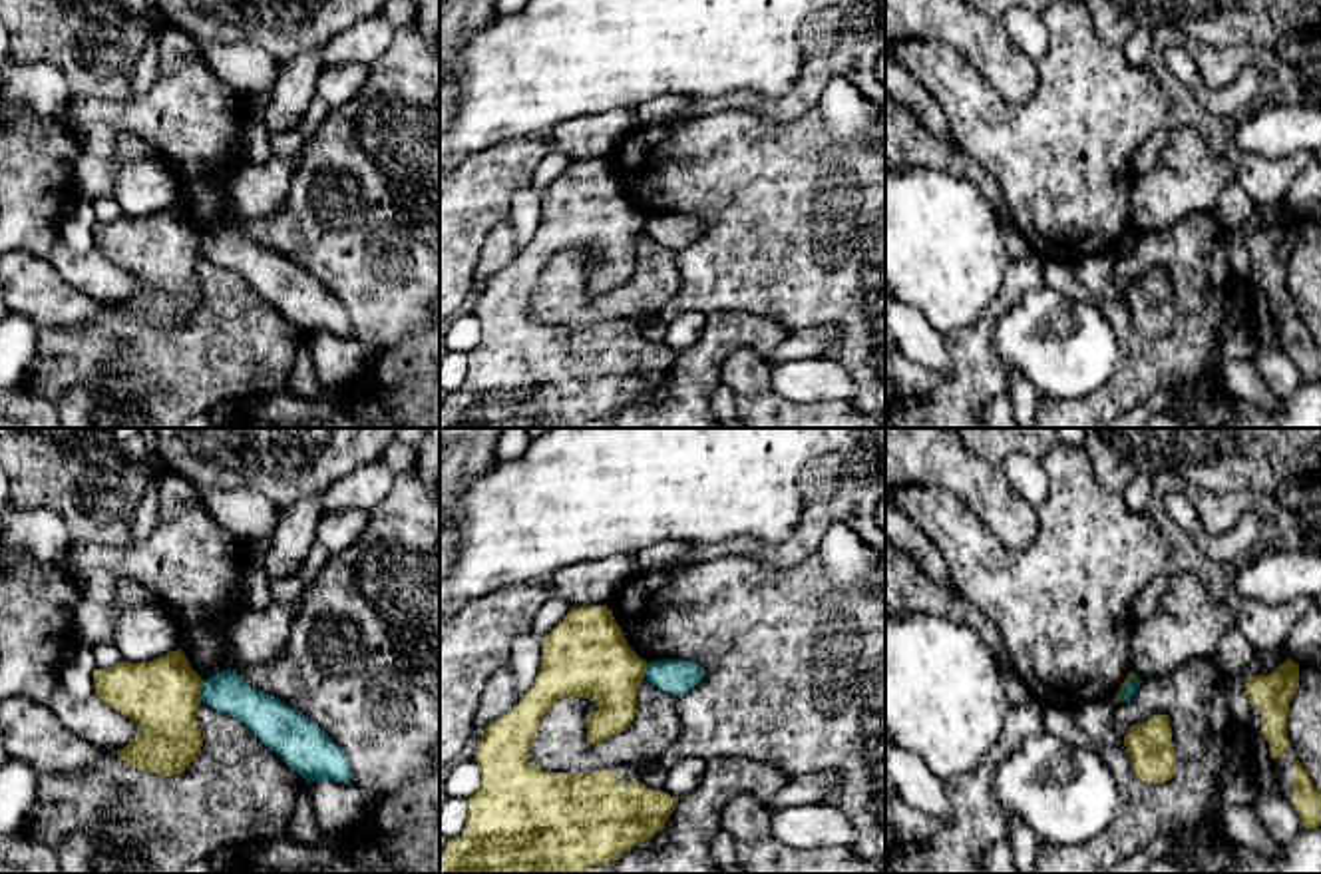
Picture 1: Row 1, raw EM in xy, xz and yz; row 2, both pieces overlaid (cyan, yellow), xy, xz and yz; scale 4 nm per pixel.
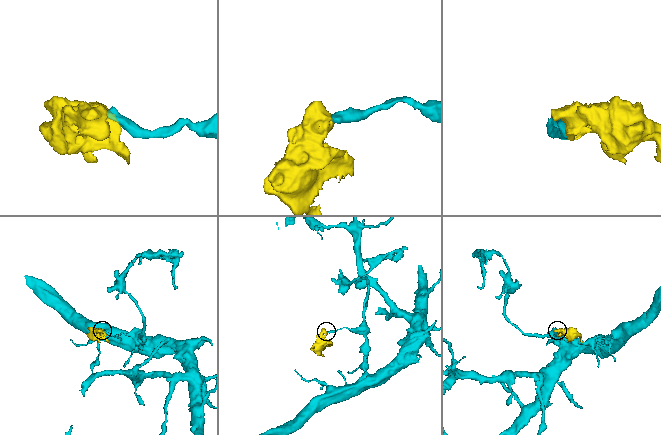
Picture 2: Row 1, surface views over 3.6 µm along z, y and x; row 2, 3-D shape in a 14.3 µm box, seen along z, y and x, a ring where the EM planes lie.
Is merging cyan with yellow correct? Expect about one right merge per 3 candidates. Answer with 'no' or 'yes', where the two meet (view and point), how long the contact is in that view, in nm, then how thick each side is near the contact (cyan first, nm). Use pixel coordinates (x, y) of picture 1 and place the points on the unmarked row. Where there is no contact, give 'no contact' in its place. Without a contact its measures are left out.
no; meets cyan in xy at (201, 245); contact 80 nm long; 160 nm thick on the cyan side, 300 nm on the other

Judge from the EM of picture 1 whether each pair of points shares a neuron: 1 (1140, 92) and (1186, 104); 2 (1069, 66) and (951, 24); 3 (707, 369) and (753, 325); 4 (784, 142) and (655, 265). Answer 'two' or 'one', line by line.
1: two
2: two
3: one
4: two

